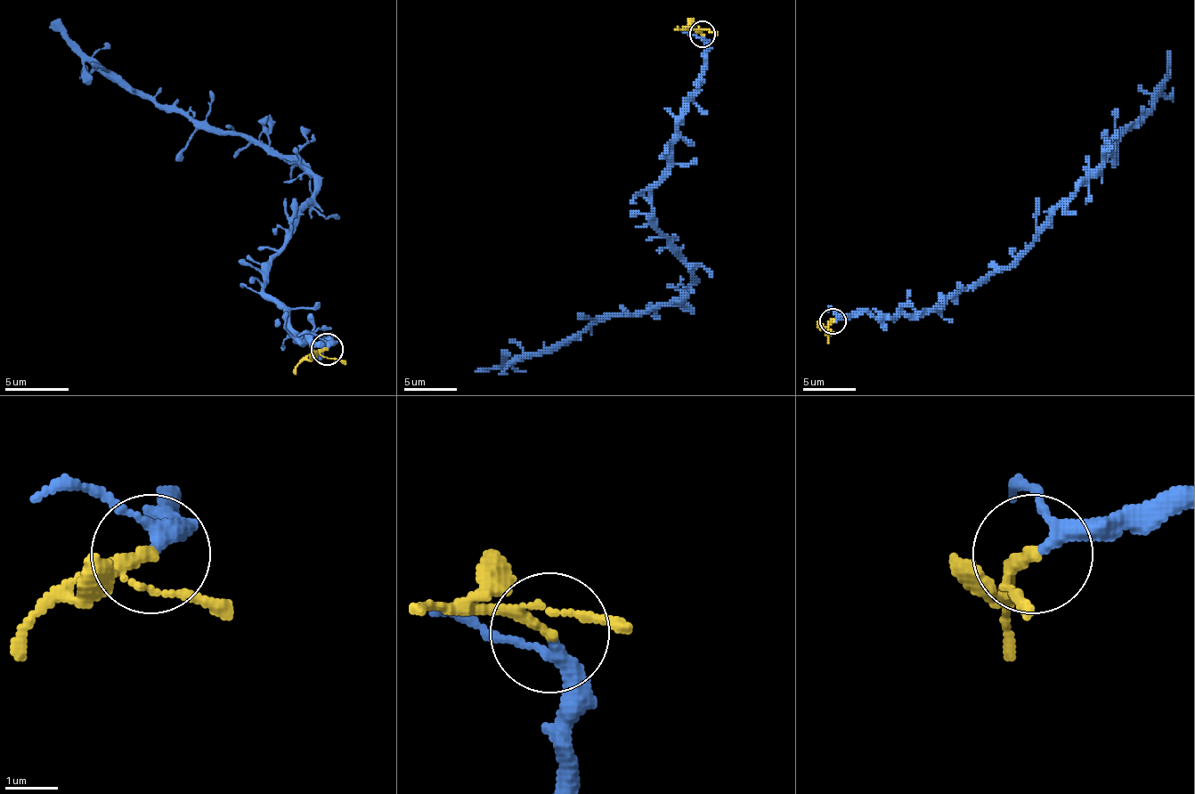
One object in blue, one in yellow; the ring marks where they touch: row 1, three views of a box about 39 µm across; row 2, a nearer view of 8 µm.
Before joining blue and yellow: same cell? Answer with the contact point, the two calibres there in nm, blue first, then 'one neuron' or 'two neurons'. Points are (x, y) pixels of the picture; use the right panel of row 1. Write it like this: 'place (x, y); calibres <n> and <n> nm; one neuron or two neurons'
place (833, 321); calibres 220 and 170 nm; one neuron

